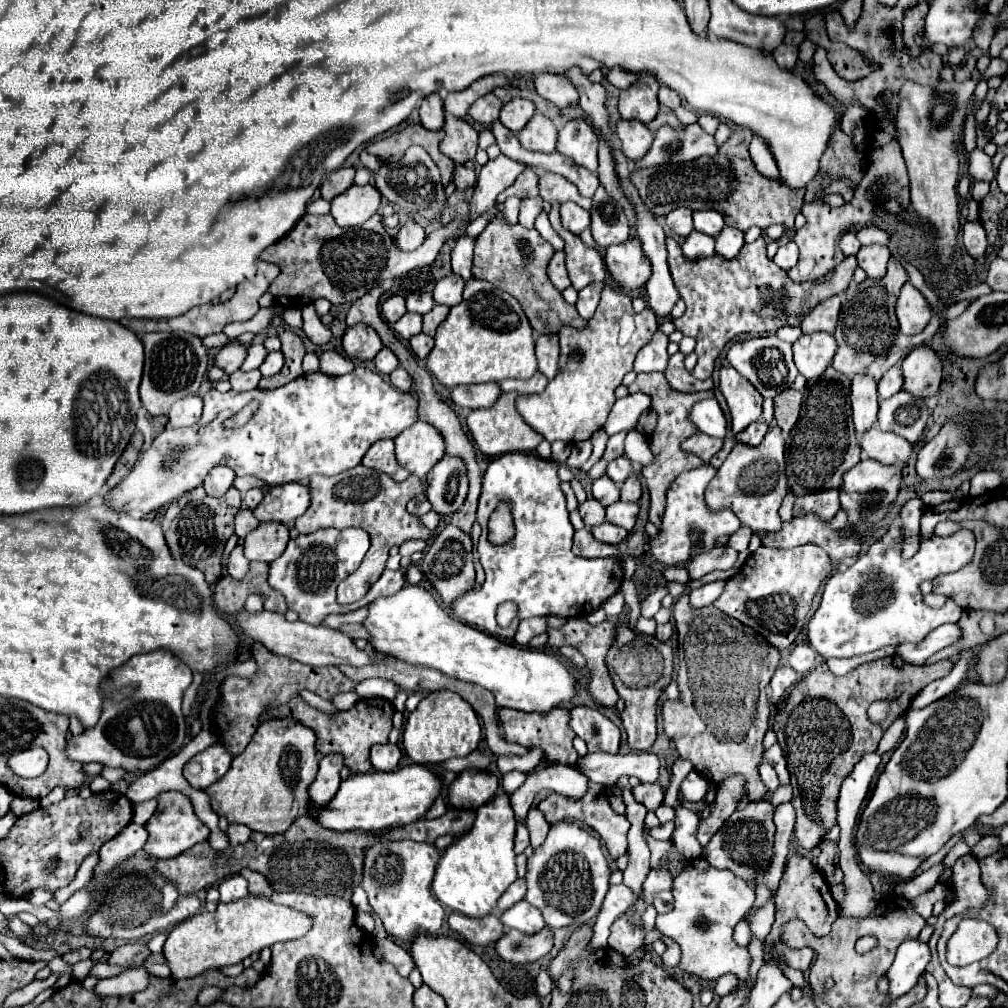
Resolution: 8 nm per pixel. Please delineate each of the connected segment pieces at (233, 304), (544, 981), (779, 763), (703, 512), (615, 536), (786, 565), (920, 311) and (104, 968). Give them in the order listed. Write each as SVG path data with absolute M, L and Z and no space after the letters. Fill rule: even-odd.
M257 262L257 274L253 280L245 280L237 286L237 292L231 300L227 302L221 302L221 304L203 304L203 306L195 306L191 308L189 312L185 312L183 316L175 316L175 318L161 318L161 320L135 320L135 318L125 318L121 320L121 324L125 328L129 328L131 332L135 332L137 336L141 334L147 334L147 332L175 332L175 330L183 330L183 332L189 332L189 334L197 334L197 336L207 336L207 334L213 334L213 332L221 332L225 324L229 322L247 322L251 320L257 312L259 312L259 304L257 300L267 292L269 284L277 278L279 274L279 268L275 264L269 264L269 262Z
M541 970L535 982L537 982L537 994L539 994L541 998L545 998L545 996L553 990L553 980L551 980L551 976L549 976L547 970Z
M775 744L775 746L771 746L771 748L767 748L765 752L763 752L763 758L775 768L775 772L777 772L777 776L779 776L779 780L781 780L781 784L789 784L789 780L791 780L791 776L789 776L789 770L787 770L787 762L785 762L785 756L783 756L783 750L781 750L781 746L779 744Z
M711 464L683 472L667 490L667 506L665 506L665 512L661 518L659 534L649 540L649 554L657 562L663 562L665 566L687 564L693 556L703 554L703 552L711 552L717 546L717 538L731 536L739 530L741 522L735 518L735 514L729 508L711 510L703 500L703 492L705 492L707 484L713 480L715 472L717 470ZM691 530L701 532L701 538L697 540L697 544L693 544L693 540L691 540Z
M603 522L599 526L593 526L591 532L593 532L593 536L597 540L609 542L609 544L619 544L619 542L623 542L627 538L627 532L621 526L615 526L611 522Z
M805 544L793 550L773 550L759 546L747 558L743 568L725 582L725 590L713 602L713 606L761 632L769 644L785 650L799 636L811 610L811 600L827 574L831 574L829 556L815 544Z
M909 282L901 288L901 294L895 304L895 312L897 312L897 320L899 320L899 330L905 336L923 332L923 328L929 324L929 320L933 316L927 300Z
M99 962L99 964L93 966L91 974L97 976L97 978L113 978L113 976L119 976L125 970L129 970L129 968L125 968L125 966L113 966L109 962Z

